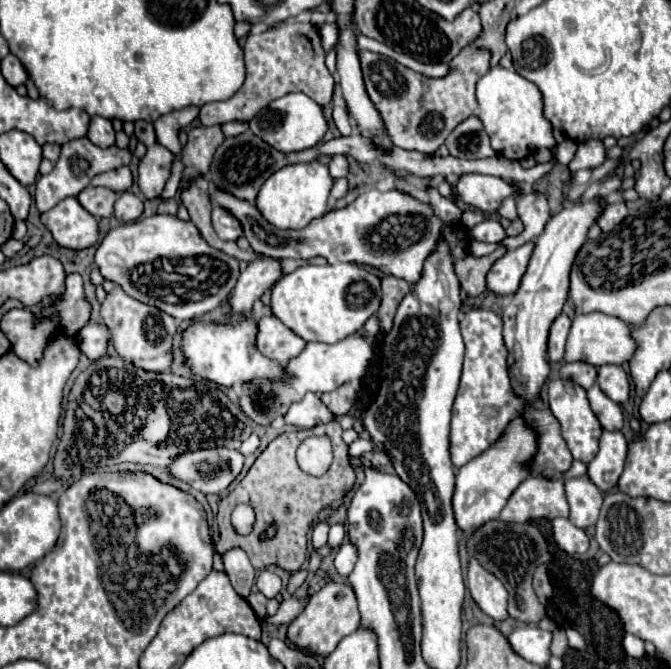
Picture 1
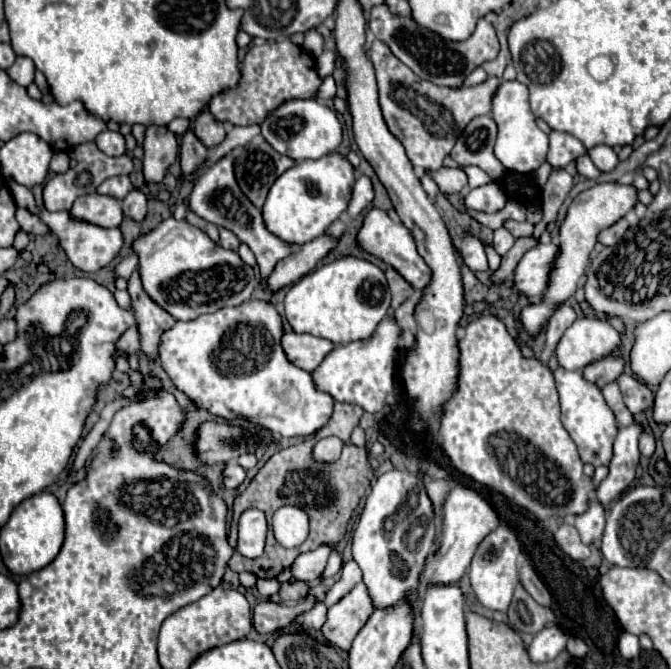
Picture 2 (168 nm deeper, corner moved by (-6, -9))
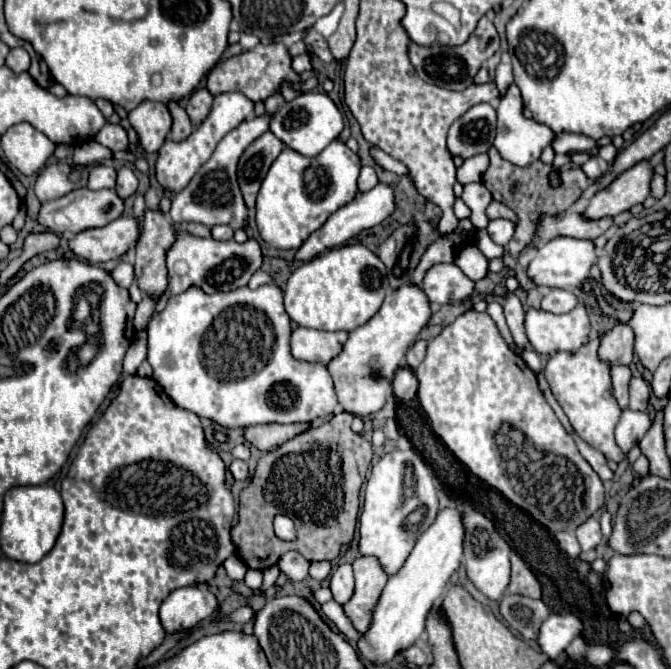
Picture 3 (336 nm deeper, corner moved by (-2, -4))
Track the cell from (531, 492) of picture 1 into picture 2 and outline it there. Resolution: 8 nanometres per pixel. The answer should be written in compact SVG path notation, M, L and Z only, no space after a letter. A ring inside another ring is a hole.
M498 525L478 545L476 555L472 557L472 565L470 565L468 575L470 575L472 589L484 607L494 609L494 611L508 611L508 605L512 601L512 593L518 585L518 569L516 569L518 555L520 555L518 539L506 525Z

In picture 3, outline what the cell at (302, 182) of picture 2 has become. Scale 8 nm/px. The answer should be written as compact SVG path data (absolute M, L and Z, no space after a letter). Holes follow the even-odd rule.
M338 140L328 144L314 158L306 158L290 148L284 148L282 154L274 160L258 192L256 226L260 230L260 236L274 248L296 250L328 220L330 214L356 198L358 174L358 154L354 154L346 144Z

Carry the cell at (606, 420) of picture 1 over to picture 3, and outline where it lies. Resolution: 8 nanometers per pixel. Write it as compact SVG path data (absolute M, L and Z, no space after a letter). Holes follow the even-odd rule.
M614 366L612 368L612 392L618 406L624 410L628 408L628 382L630 382L630 368L628 366Z

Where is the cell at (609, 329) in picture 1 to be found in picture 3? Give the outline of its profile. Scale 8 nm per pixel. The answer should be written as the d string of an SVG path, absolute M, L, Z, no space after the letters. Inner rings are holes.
M582 304L572 312L558 316L542 310L528 310L524 324L528 340L540 354L576 352L592 338L590 318Z

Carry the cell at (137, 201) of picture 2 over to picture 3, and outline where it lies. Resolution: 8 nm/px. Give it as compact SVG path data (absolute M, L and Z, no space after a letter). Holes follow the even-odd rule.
M124 166L122 170L118 170L118 184L116 184L116 194L126 200L128 196L136 194L138 192L138 178L134 176L134 172Z

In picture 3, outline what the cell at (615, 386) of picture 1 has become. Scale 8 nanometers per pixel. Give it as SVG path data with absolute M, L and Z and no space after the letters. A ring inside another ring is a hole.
M632 376L630 380L630 410L646 410L650 398L650 384L646 384L640 376Z

